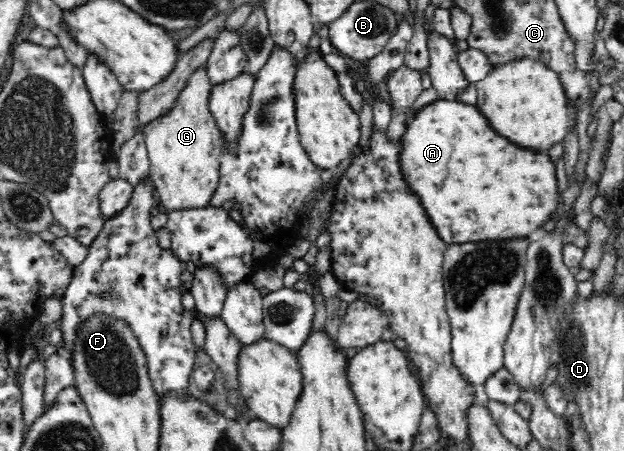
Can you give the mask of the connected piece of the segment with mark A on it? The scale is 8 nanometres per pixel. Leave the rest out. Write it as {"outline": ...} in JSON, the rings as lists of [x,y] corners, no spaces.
{"outline":[[[438,99],[417,111],[412,122],[403,138],[407,144],[407,156],[403,156],[403,160],[407,160],[407,180],[411,180],[411,184],[415,184],[415,192],[423,196],[427,214],[435,220],[435,228],[447,244],[527,238],[535,230],[543,228],[551,220],[549,216],[555,216],[561,202],[561,190],[551,156],[531,148],[521,148],[505,136],[499,136],[476,106]]]}

